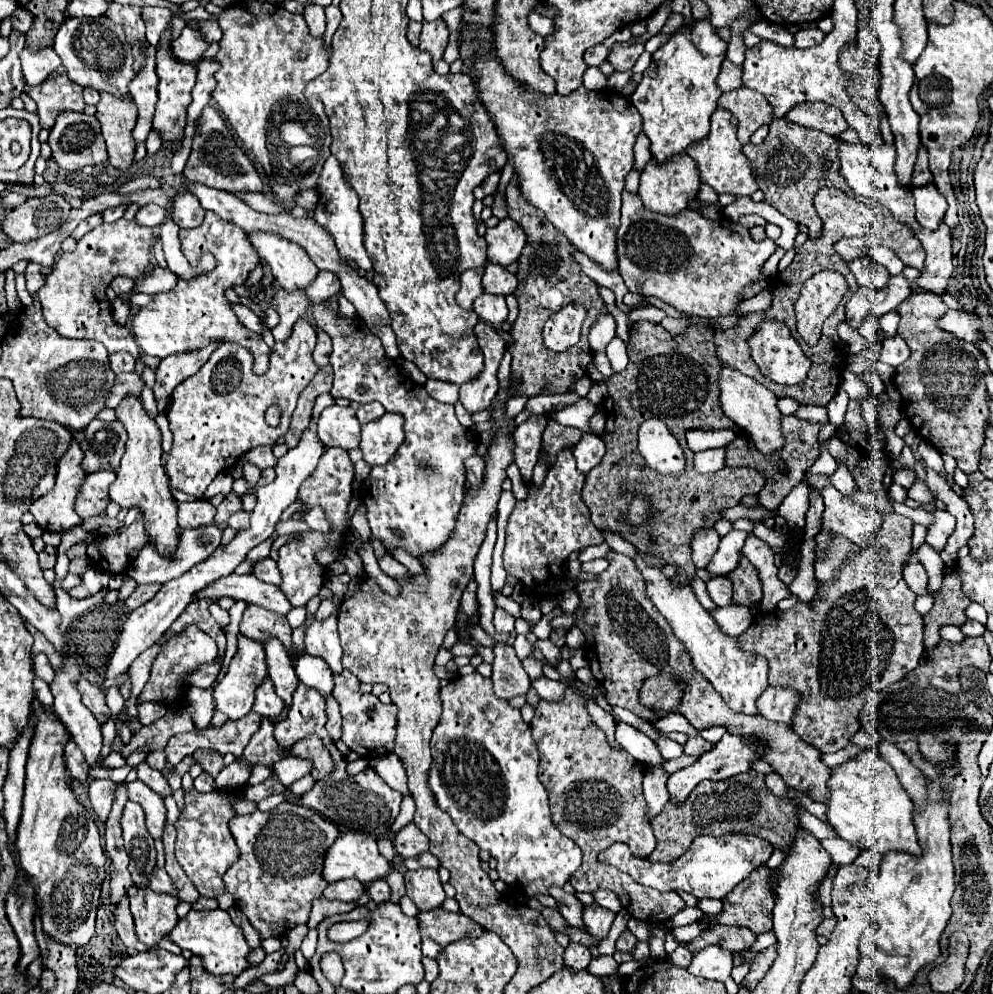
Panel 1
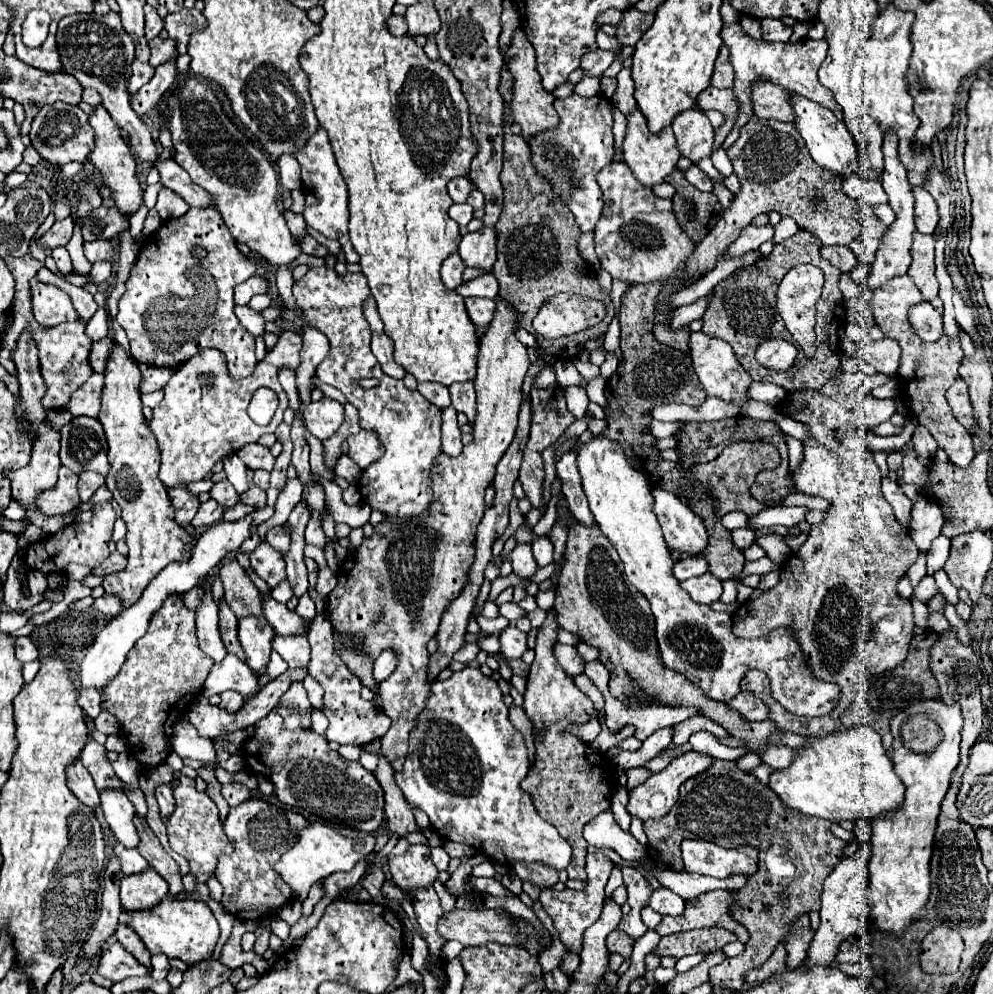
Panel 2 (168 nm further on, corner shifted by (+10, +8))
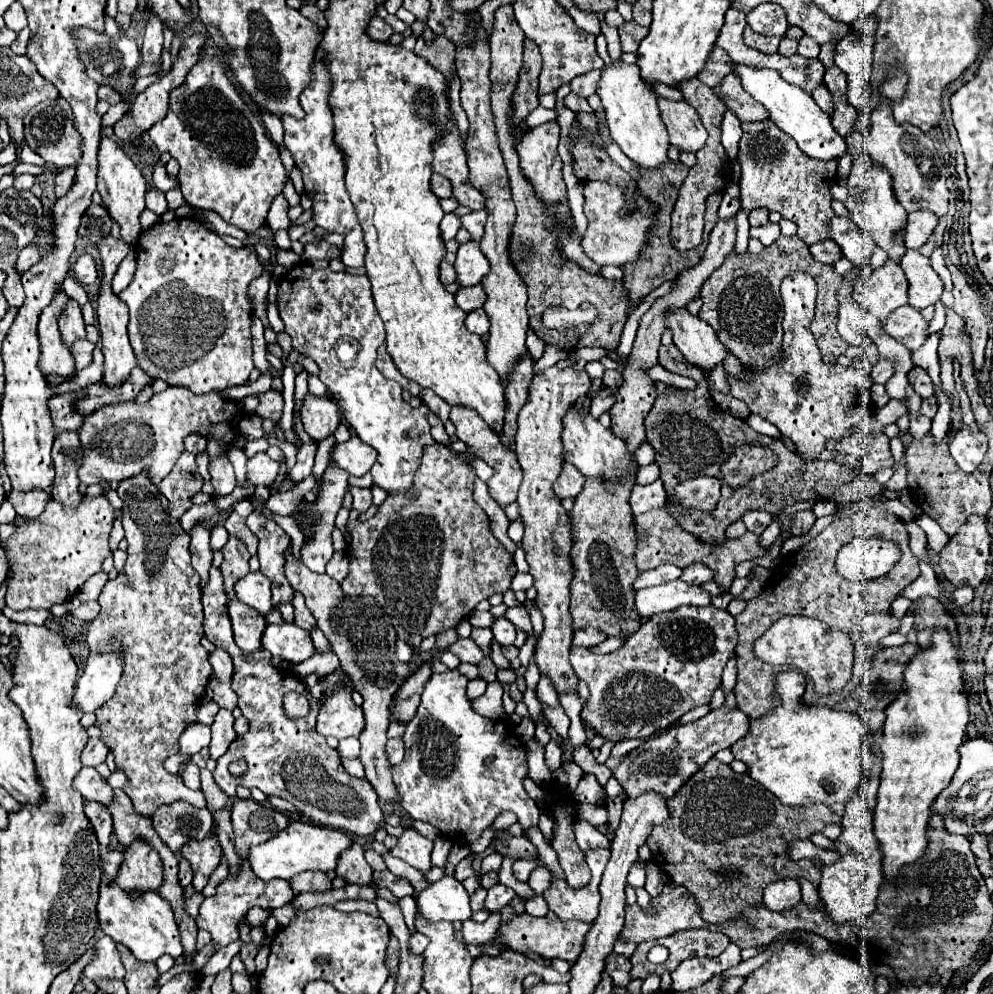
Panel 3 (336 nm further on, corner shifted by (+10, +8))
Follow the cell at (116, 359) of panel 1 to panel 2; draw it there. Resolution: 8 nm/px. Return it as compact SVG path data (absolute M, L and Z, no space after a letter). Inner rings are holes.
M104 337L102 341L96 341L92 343L92 349L90 349L90 355L88 355L88 361L90 361L90 367L94 373L102 373L104 371L104 363L106 363L106 357L108 357L108 351L114 347L114 341L110 337Z

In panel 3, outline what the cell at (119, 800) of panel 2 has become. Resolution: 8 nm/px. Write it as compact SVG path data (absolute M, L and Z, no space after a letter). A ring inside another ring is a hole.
M82 767L82 771L76 775L74 783L84 799L94 799L94 801L100 801L104 805L112 803L112 799L114 799L114 789L108 785L106 779L102 779L98 775L96 769Z

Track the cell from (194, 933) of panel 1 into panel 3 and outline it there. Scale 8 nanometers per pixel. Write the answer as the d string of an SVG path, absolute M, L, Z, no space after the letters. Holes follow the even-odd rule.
M102 885L98 899L98 921L108 937L112 937L116 943L124 943L140 961L156 961L162 955L172 955L176 959L184 951L174 911L170 903L164 903L156 891L130 899L120 887Z

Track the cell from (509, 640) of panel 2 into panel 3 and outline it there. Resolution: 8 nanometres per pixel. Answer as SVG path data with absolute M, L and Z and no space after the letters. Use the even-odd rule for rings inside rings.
M506 617L496 619L496 623L492 625L492 633L500 645L514 645L516 641L516 627Z

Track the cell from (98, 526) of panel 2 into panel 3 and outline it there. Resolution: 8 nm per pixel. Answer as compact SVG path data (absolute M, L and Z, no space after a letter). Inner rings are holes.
M86 495L80 507L76 509L68 509L58 501L50 501L46 505L46 511L38 519L32 519L28 525L24 523L24 519L16 519L16 523L20 525L18 533L6 541L6 555L10 559L10 571L12 571L12 579L8 583L6 593L6 605L14 611L48 609L54 603L62 603L66 597L74 595L90 575L100 571L102 561L112 555L108 547L108 537L114 521L114 511L116 509L104 495L94 499Z

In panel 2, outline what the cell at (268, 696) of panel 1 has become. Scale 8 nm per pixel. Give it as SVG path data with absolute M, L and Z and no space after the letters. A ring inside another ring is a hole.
M226 655L220 663L214 663L202 695L220 695L222 691L238 691L242 697L258 695L258 679L254 677L252 669L242 663L236 655Z

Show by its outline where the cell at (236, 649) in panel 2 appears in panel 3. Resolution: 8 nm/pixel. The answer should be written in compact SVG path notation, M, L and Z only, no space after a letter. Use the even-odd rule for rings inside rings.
M210 569L210 581L202 589L202 605L204 605L204 635L220 649L228 651L234 661L234 677L232 689L238 695L238 707L242 715L248 719L250 729L244 735L238 735L230 749L218 759L214 769L216 783L228 793L228 797L236 797L236 787L258 787L266 795L278 795L292 803L302 815L306 815L312 823L328 825L342 829L346 833L358 837L370 837L380 827L384 815L378 803L378 795L374 787L366 779L358 779L350 775L340 765L340 755L336 749L326 745L326 739L316 731L316 717L320 711L320 701L316 701L304 683L292 673L282 671L270 665L268 651L260 649L256 653L244 653L234 643L232 623L228 619L228 597L222 587L220 569ZM284 685L300 685L300 693L310 701L310 713L302 719L286 717L282 709L282 699L286 697ZM246 761L246 773L234 777L230 773L230 763Z

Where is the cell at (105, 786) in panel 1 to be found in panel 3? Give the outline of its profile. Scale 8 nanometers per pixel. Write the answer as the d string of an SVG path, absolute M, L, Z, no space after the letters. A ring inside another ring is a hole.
M88 739L88 745L82 751L82 765L84 767L98 767L102 761L106 761L108 755L108 745L102 739Z

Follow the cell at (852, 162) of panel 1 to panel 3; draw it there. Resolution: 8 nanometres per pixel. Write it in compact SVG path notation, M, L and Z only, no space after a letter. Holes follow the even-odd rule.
M734 63L734 73L740 75L742 79L742 87L758 101L762 103L768 113L770 119L782 129L786 131L796 143L798 147L812 159L820 159L820 161L828 161L828 159L840 159L846 153L846 145L844 139L836 133L836 129L832 127L832 119L828 113L824 113L816 101L812 99L812 95L804 93L800 87L786 83L776 71L764 71L764 69L754 69L754 67L746 67L746 65L738 65Z

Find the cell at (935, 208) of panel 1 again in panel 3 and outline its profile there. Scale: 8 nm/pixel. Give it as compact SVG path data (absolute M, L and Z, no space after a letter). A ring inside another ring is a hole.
M914 211L908 215L908 223L906 223L906 247L908 249L918 249L922 247L928 237L934 233L938 219L936 215L932 215L932 211Z

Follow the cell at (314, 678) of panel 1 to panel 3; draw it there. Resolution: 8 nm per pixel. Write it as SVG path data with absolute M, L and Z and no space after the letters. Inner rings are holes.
M268 625L262 635L262 647L288 663L300 663L314 655L310 633L298 625Z

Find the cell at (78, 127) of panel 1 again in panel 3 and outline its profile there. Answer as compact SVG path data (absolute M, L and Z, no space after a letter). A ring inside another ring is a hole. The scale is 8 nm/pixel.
M66 99L42 101L24 117L24 135L30 149L34 149L46 163L56 165L58 169L76 167L80 161L80 133L72 125L72 109Z

